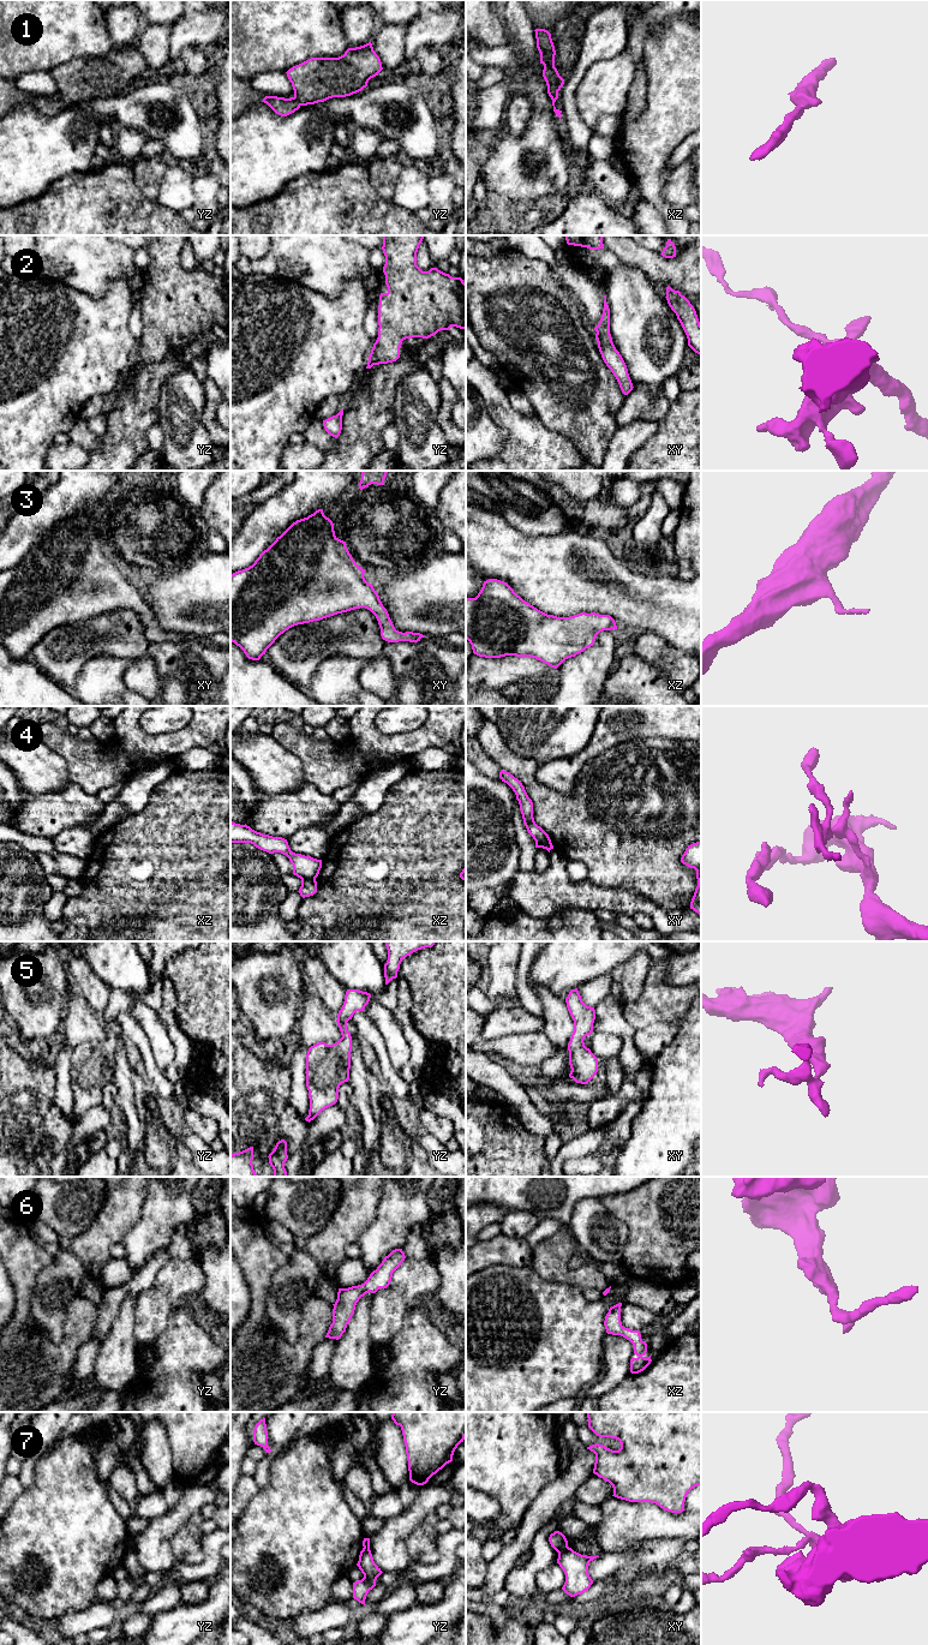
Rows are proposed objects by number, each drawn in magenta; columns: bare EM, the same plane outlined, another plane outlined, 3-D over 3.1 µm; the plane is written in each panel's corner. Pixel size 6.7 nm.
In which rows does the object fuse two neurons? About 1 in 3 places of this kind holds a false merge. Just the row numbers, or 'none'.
4, 7

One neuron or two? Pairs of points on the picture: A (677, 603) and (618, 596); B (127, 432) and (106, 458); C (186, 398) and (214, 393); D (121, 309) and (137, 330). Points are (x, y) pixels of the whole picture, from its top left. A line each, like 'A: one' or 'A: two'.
A: one
B: one
C: two
D: two

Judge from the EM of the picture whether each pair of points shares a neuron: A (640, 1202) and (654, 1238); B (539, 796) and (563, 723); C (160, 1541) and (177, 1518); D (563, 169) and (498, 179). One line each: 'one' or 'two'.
A: one
B: two
C: one
D: one

